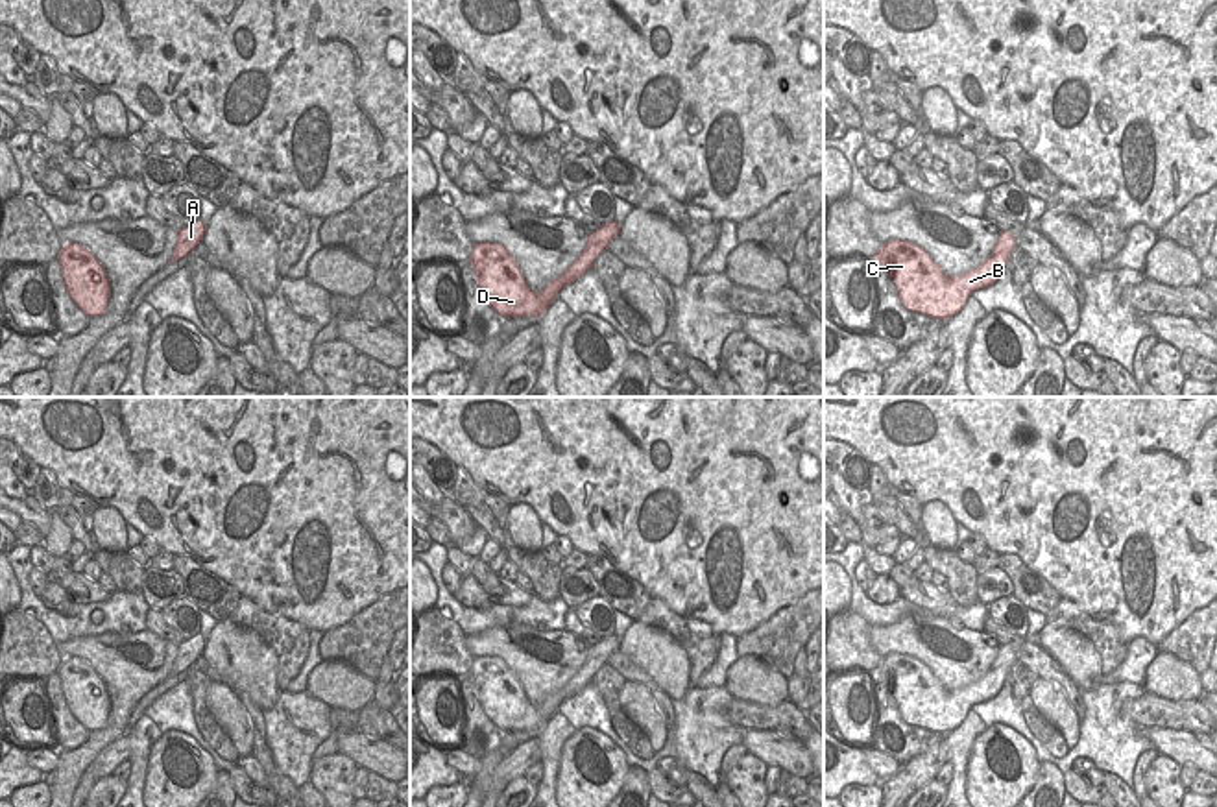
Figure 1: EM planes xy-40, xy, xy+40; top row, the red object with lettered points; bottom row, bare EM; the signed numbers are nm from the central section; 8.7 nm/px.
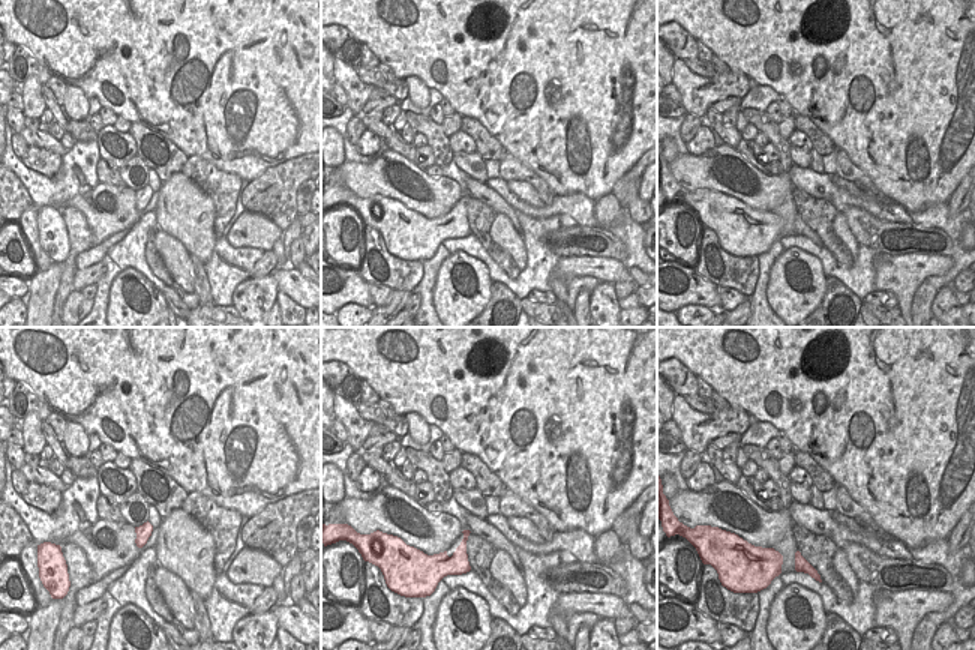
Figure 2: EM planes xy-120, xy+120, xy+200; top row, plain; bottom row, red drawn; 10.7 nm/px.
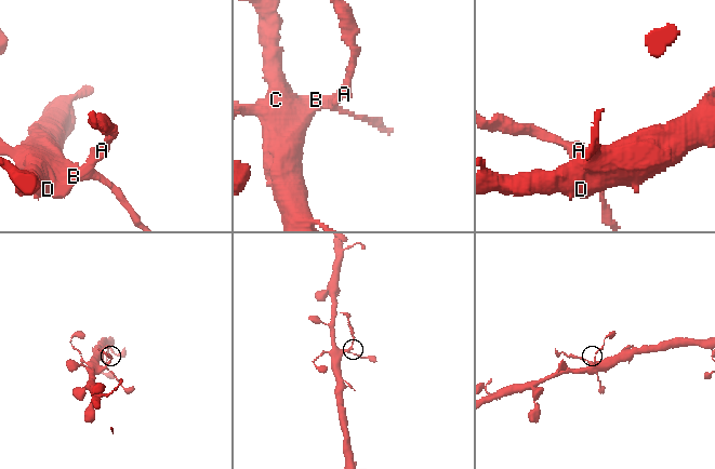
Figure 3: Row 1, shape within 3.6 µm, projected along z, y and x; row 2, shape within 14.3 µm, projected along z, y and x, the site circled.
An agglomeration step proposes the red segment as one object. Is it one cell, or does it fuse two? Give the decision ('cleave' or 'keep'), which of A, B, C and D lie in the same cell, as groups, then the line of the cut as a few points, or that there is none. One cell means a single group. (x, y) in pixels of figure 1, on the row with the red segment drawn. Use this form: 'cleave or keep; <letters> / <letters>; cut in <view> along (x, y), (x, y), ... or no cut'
cleave; A / B C D; cut in xy along (593, 231), (593, 242), (588, 250), (590, 261)

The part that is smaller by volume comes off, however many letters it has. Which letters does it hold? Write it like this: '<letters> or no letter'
A

